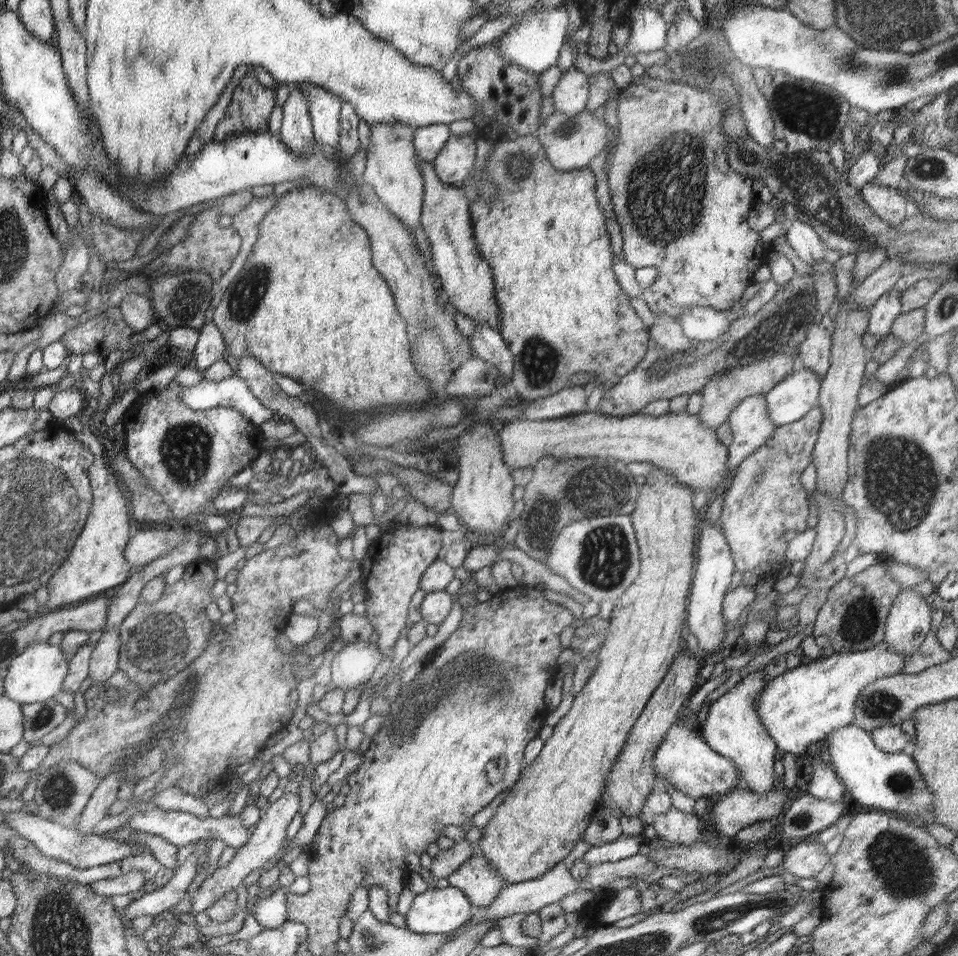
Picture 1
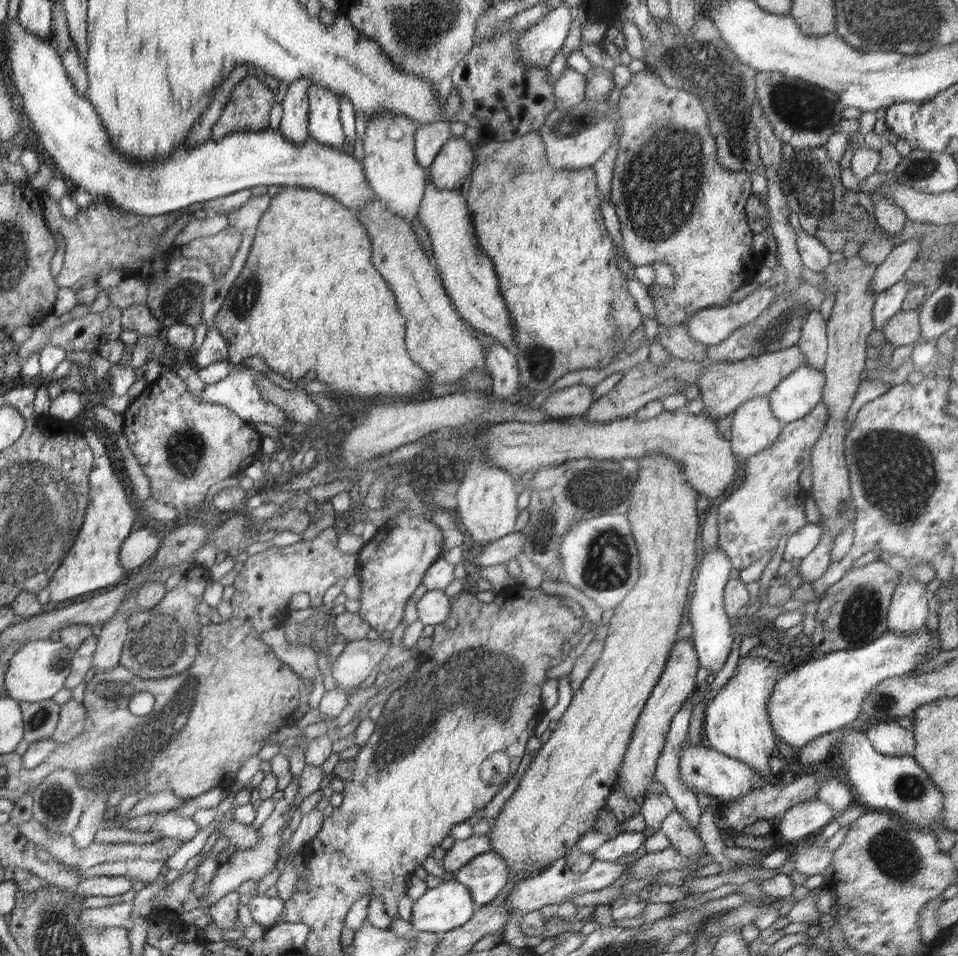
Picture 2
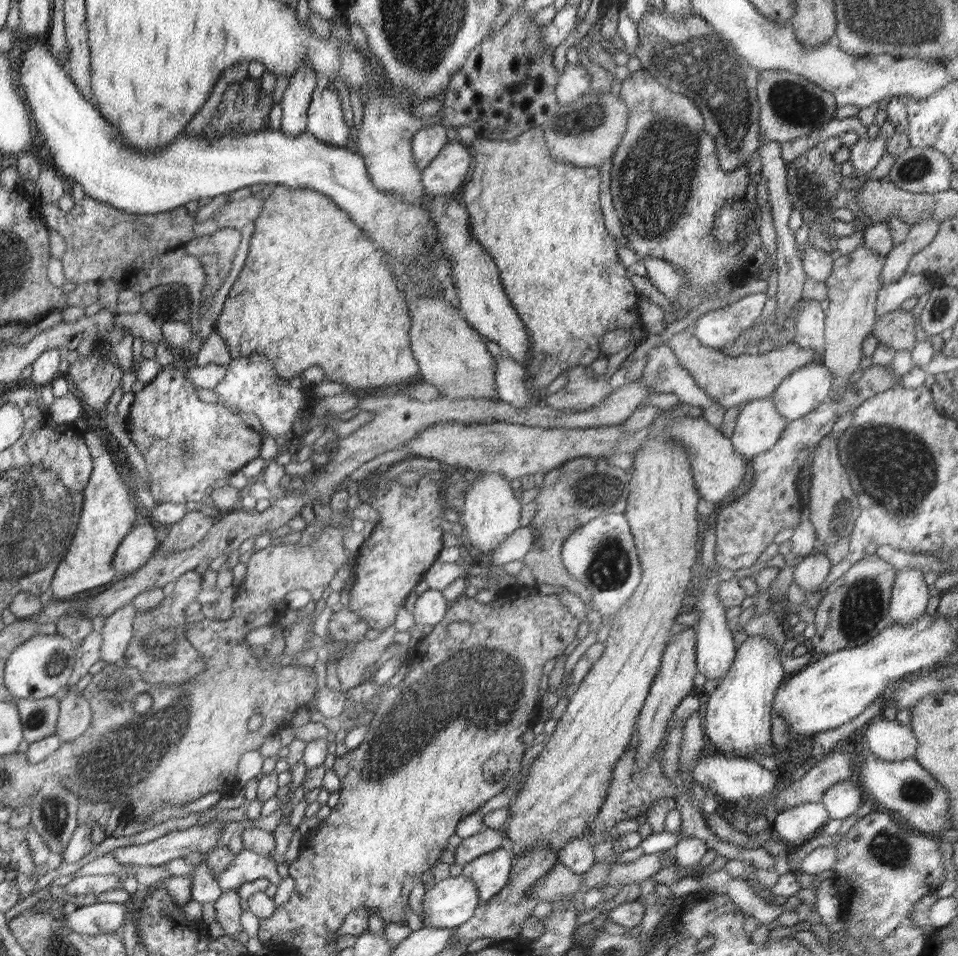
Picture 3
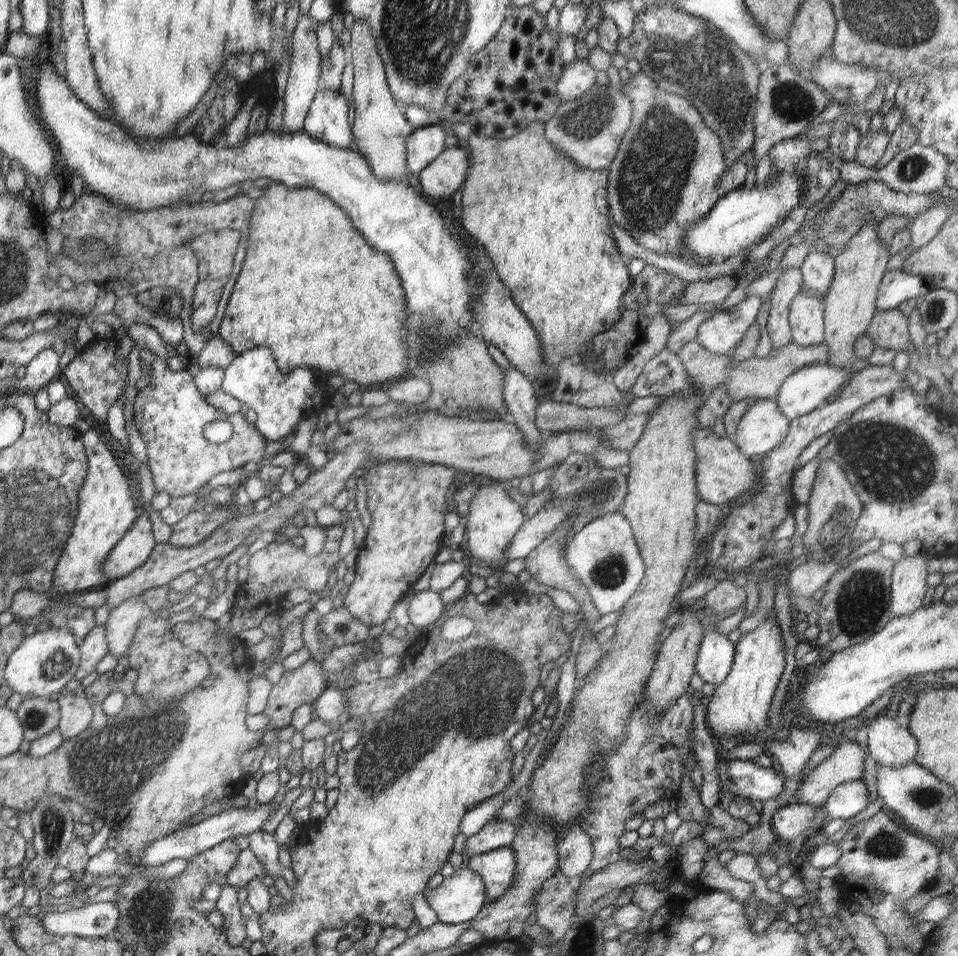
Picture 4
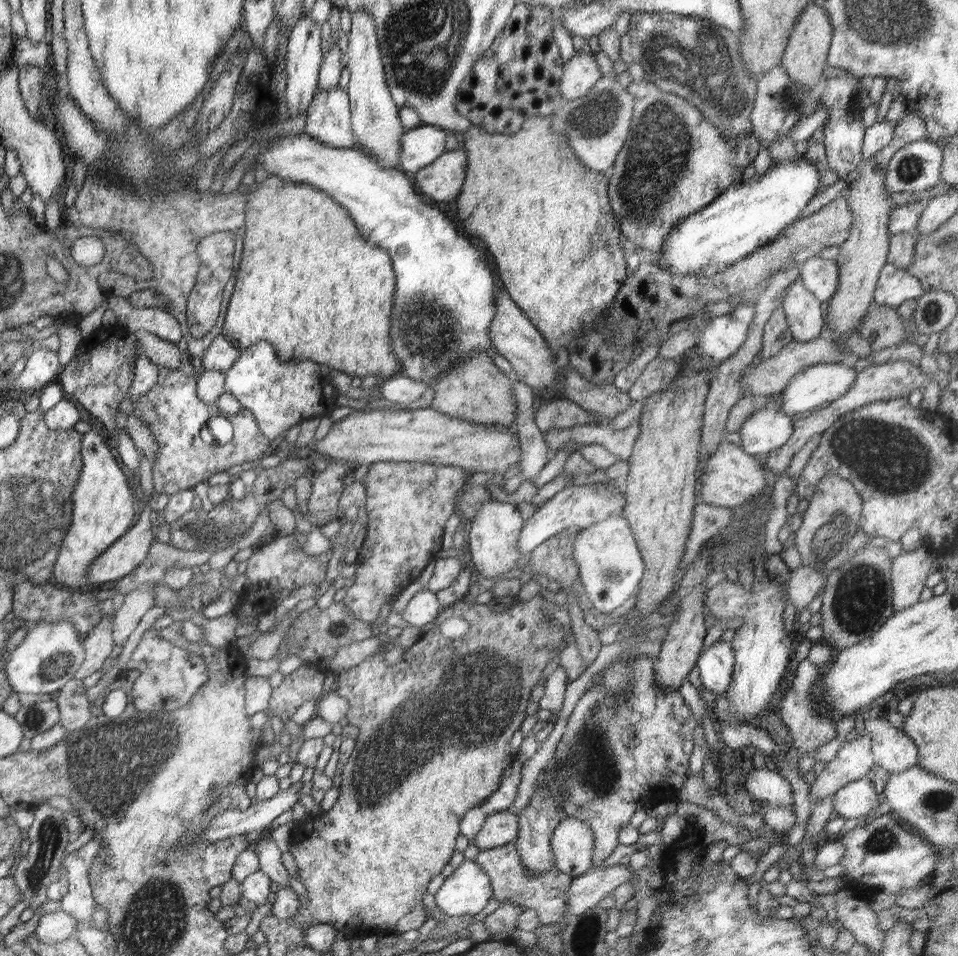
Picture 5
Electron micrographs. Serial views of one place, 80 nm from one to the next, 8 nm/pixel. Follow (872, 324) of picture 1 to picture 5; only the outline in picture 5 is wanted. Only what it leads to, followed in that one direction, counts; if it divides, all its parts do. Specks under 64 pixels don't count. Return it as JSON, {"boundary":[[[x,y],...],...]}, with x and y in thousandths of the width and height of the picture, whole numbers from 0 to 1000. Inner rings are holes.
{"boundary":[[[925,275],[912,305],[912,315],[920,319],[935,322],[946,314],[960,312],[966,306],[962,296],[952,289],[946,280]]]}

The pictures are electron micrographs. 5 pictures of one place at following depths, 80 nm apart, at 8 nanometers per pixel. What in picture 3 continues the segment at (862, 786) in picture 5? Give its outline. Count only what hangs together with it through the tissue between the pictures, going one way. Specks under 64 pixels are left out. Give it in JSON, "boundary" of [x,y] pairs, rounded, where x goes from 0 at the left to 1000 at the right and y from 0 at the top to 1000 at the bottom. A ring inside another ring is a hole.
{"boundary":[[[891,816],[877,817],[870,820],[860,832],[858,841],[870,856],[877,855],[882,858],[885,854],[894,851],[903,837],[903,832]]]}

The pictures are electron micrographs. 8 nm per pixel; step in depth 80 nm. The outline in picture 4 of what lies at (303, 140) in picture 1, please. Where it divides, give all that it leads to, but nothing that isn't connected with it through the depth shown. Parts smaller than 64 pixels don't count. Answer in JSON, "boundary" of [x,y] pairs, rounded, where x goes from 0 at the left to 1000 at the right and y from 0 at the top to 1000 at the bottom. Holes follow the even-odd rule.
{"boundary":[[[323,15],[311,17],[309,31],[305,37],[303,76],[295,100],[297,112],[295,127],[292,130],[295,139],[307,139],[316,135],[319,120],[332,95],[334,77],[336,76],[335,66],[337,65],[330,40],[332,24]]]}

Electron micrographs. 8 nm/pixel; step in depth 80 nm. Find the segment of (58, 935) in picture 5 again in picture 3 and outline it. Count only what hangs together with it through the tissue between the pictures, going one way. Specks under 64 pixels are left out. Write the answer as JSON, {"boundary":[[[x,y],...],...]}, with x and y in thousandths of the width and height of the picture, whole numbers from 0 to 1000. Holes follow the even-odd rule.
{"boundary":[[[102,944],[87,948],[69,957],[70,969],[75,975],[98,979],[120,975],[129,968],[130,945]]]}

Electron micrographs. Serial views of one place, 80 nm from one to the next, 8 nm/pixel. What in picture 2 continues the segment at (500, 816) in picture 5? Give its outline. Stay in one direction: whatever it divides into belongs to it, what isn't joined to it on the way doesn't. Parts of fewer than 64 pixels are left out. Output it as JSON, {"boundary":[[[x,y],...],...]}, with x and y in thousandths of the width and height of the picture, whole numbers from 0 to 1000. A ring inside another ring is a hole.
{"boundary":[[[509,872],[492,873],[486,879],[476,880],[470,889],[466,889],[463,905],[466,912],[476,912],[481,906],[489,904],[496,895],[513,889]]]}

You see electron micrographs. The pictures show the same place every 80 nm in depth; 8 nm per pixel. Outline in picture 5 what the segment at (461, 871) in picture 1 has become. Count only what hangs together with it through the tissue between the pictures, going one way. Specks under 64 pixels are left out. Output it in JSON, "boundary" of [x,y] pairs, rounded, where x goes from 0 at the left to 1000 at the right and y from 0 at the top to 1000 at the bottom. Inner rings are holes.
{"boundary":[[[537,881],[527,884],[501,889],[496,899],[497,904],[511,917],[515,939],[524,944],[533,944],[547,951],[557,951],[565,960],[565,967],[591,967],[594,959],[591,951],[591,938],[598,922],[598,916],[584,912],[578,908],[575,911],[556,915],[546,905]]]}

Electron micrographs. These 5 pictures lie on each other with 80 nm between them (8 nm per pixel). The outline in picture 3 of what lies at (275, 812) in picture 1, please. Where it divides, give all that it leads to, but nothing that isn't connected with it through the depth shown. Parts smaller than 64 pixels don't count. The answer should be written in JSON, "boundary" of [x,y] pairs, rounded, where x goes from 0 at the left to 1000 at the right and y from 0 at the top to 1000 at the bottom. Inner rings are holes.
{"boundary":[[[256,887],[245,893],[245,900],[224,919],[232,933],[247,932],[255,923],[278,918],[283,925],[292,925],[293,917],[288,911],[288,901],[282,895],[271,895]]]}

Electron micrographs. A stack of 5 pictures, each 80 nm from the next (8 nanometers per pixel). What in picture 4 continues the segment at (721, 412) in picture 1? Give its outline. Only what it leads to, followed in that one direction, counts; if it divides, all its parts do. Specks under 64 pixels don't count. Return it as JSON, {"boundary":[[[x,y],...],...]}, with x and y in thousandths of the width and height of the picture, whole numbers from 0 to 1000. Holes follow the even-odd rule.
{"boundary":[[[727,355],[720,357],[708,367],[710,377],[718,384],[717,389],[725,393],[724,400],[736,411],[741,411],[749,403],[756,403],[759,411],[771,419],[779,415],[790,417],[808,417],[813,411],[816,401],[829,388],[841,382],[862,380],[865,376],[863,362],[860,358],[850,362],[835,362],[831,359],[823,359],[812,366],[806,366],[796,374],[788,372],[781,377],[763,379],[762,370],[745,370],[737,366]]]}

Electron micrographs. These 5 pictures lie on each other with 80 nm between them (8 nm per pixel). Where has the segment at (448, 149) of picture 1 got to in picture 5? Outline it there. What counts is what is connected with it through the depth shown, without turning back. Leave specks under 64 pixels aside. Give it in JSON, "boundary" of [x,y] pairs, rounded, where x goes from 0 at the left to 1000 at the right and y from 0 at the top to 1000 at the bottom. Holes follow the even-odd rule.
{"boundary":[[[480,155],[465,158],[451,172],[432,184],[438,201],[457,211],[472,211],[482,199],[487,177],[487,161]]]}

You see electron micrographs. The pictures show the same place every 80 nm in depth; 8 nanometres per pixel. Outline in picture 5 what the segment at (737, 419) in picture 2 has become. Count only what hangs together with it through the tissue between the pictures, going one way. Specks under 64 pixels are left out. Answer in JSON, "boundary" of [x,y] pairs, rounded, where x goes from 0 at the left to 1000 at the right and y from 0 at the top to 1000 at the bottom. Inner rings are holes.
{"boundary":[[[810,413],[807,415],[807,419],[804,423],[790,429],[777,441],[775,448],[771,450],[775,457],[771,464],[785,477],[789,475],[800,475],[800,473],[806,473],[806,471],[818,467],[818,464],[825,460],[828,450],[828,439],[825,434],[820,434],[814,429],[814,417],[812,413]]]}

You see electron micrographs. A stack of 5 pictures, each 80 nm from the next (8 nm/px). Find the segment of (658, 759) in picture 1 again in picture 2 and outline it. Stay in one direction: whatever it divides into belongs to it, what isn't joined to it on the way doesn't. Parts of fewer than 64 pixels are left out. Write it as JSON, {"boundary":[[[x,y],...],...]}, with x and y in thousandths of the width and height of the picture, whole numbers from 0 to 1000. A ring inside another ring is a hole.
{"boundary":[[[715,776],[711,780],[710,796],[708,796],[708,803],[710,803],[710,813],[714,820],[722,825],[722,828],[735,829],[741,833],[751,835],[754,840],[772,835],[790,824],[797,823],[801,818],[789,810],[783,801],[779,801],[777,797],[768,795],[769,793],[762,793],[753,787],[745,786],[734,777],[731,780]]]}

